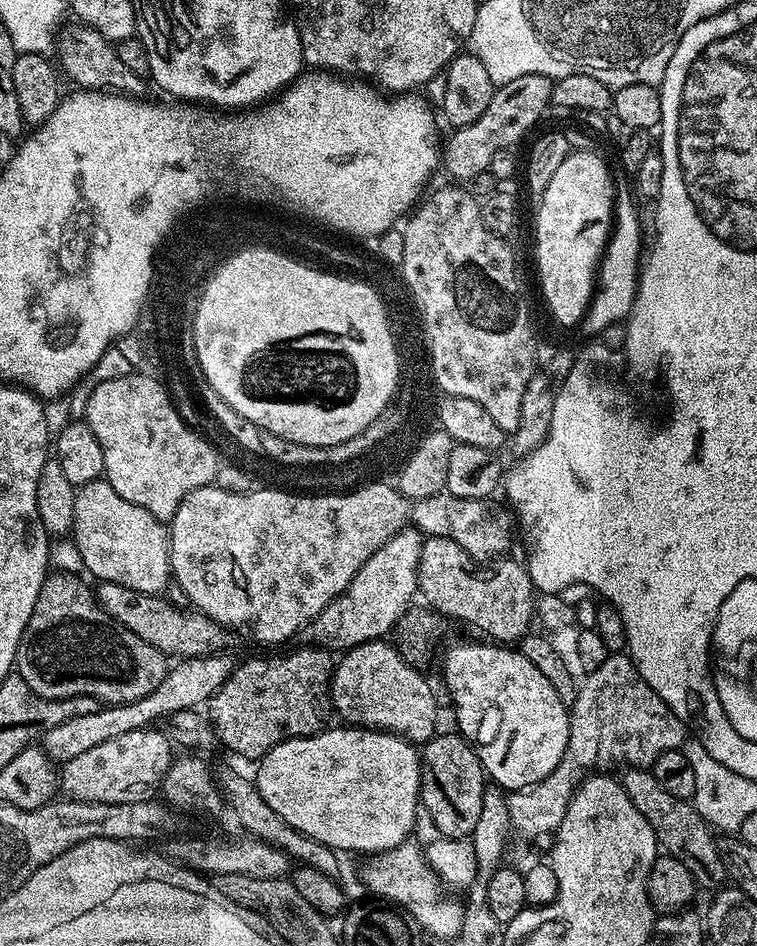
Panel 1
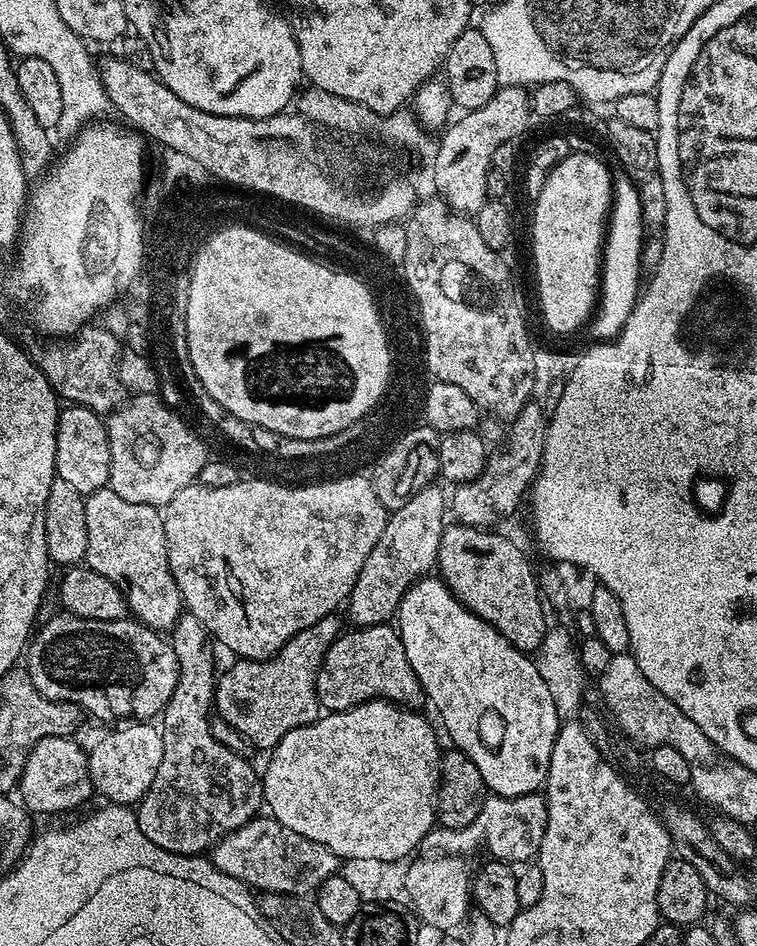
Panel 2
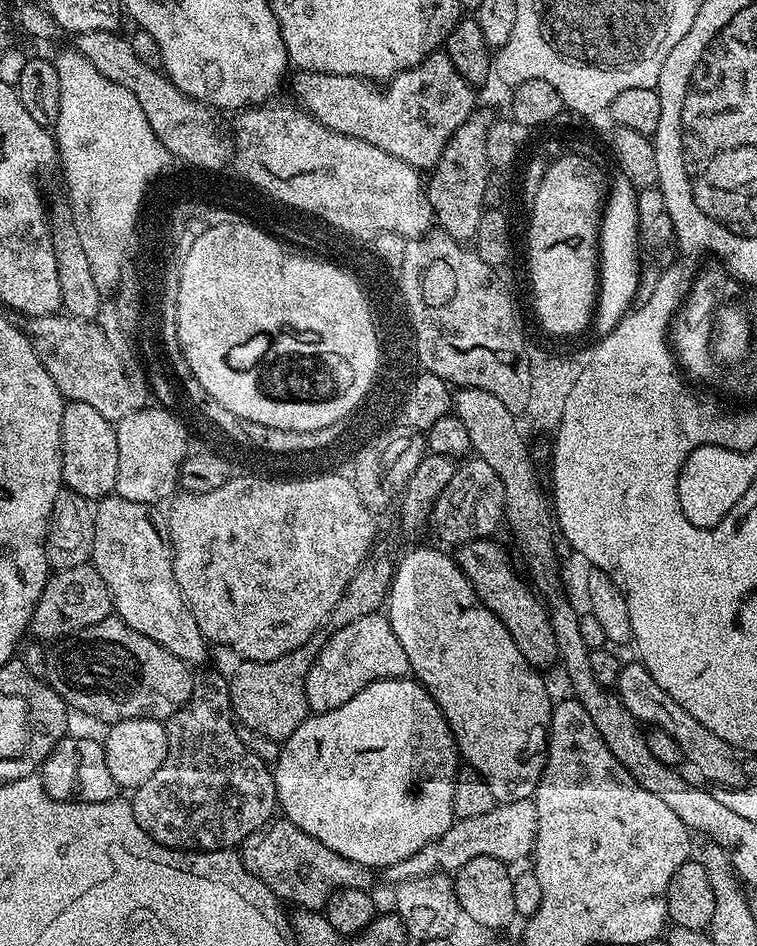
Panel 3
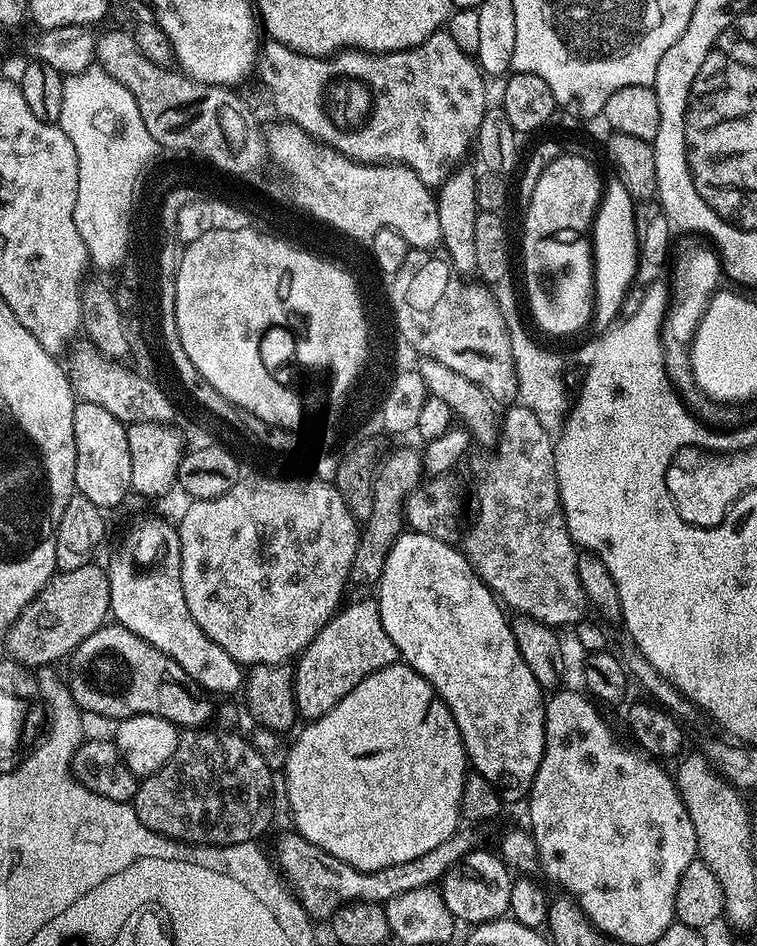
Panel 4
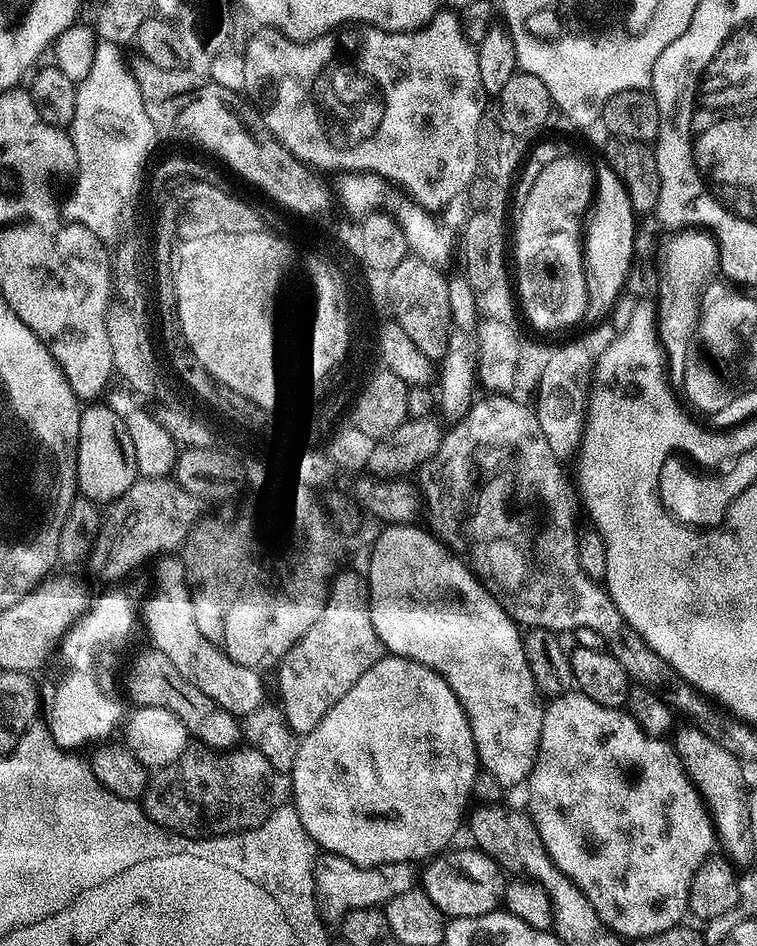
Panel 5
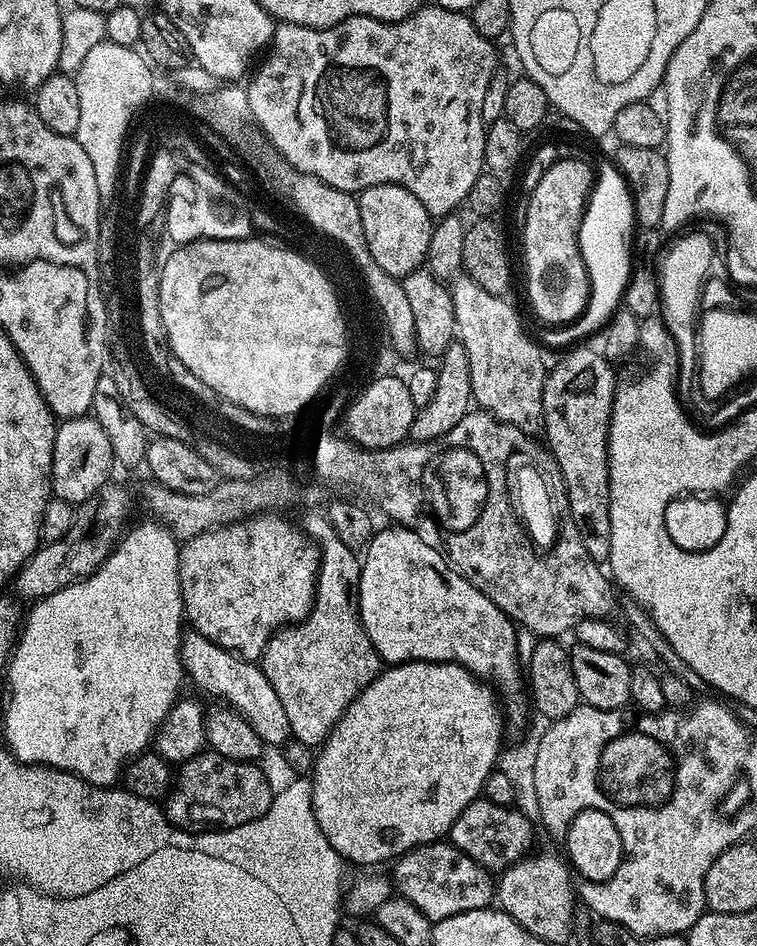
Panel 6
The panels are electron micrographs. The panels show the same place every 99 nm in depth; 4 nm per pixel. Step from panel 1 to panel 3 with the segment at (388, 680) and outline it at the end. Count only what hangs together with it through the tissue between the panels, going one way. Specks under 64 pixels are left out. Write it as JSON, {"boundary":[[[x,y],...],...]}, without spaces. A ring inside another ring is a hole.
{"boundary":[[[380,612],[366,614],[366,618],[358,618],[358,622],[350,622],[350,626],[336,628],[333,633],[333,636],[329,635],[325,639],[320,653],[316,655],[316,661],[304,676],[306,702],[313,713],[329,712],[350,702],[350,698],[354,698],[354,694],[358,694],[358,690],[362,690],[368,684],[379,680],[398,680],[409,675],[406,650],[402,650],[402,642],[398,642],[398,634],[394,634],[387,615]]]}

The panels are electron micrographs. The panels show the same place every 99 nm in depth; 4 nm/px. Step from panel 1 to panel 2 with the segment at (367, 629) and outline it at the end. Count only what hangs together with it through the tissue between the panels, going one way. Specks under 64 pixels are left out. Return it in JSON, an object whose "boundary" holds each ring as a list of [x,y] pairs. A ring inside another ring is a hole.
{"boundary":[[[436,484],[426,486],[420,489],[404,506],[400,509],[391,511],[388,522],[385,524],[384,532],[380,536],[376,546],[372,548],[372,552],[368,554],[364,566],[361,568],[351,597],[348,608],[348,616],[351,620],[350,624],[355,627],[368,627],[370,625],[378,625],[387,623],[398,611],[402,598],[408,592],[410,586],[415,584],[417,580],[423,579],[432,568],[435,567],[437,552],[441,546],[441,536],[446,527],[446,519],[444,520],[448,510],[448,500],[446,494],[437,487]]]}

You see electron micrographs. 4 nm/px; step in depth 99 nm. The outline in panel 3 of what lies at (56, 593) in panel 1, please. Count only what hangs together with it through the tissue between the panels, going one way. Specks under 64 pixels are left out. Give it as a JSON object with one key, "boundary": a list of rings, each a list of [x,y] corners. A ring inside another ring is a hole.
{"boundary":[[[109,618],[94,626],[84,628],[63,640],[57,640],[51,645],[48,657],[44,660],[46,683],[53,688],[69,709],[85,712],[96,720],[101,720],[104,726],[111,726],[123,720],[158,720],[167,722],[192,697],[192,682],[194,672],[170,650],[158,646],[146,634],[138,634],[126,622],[119,618]]]}

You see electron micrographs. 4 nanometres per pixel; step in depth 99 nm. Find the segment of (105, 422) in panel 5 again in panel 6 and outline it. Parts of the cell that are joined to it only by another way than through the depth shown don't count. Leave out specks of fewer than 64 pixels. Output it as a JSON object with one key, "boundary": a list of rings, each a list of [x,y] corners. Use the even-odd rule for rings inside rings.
{"boundary":[[[91,415],[63,421],[56,429],[52,455],[52,491],[59,499],[77,506],[86,502],[110,480],[114,461],[106,430]]]}

